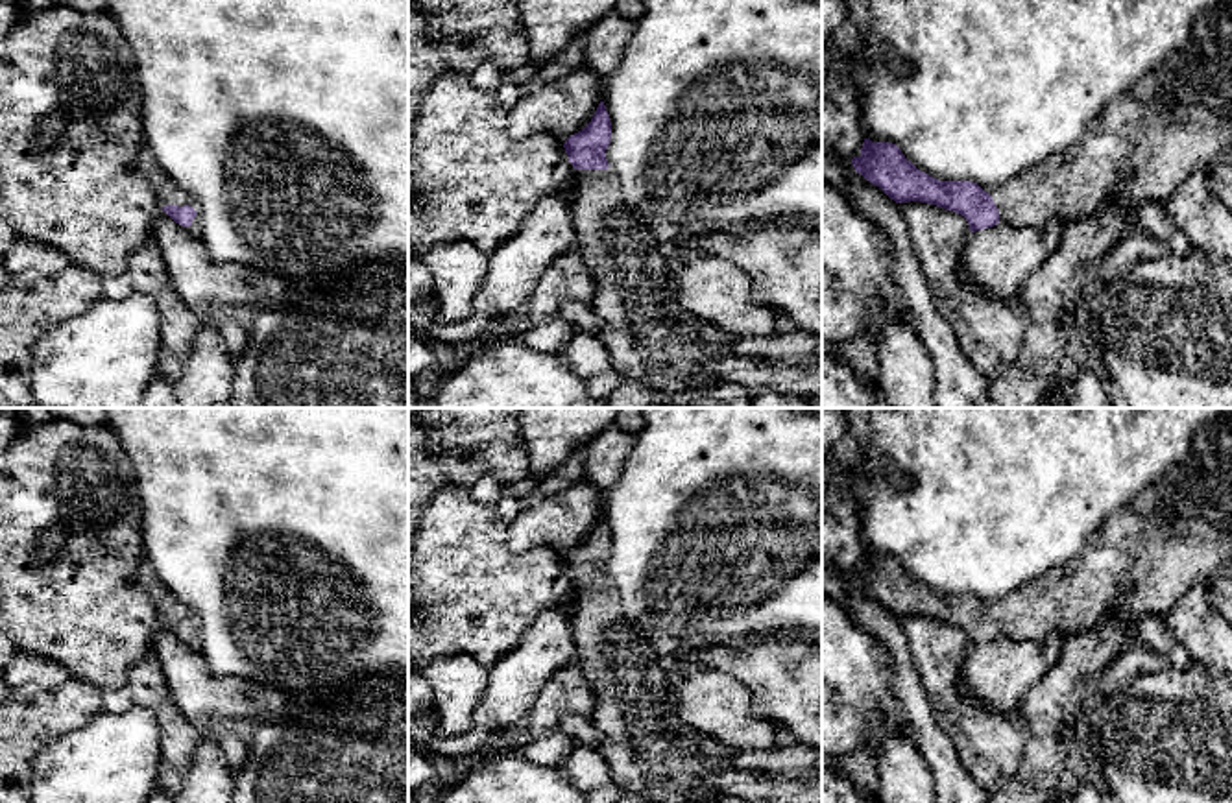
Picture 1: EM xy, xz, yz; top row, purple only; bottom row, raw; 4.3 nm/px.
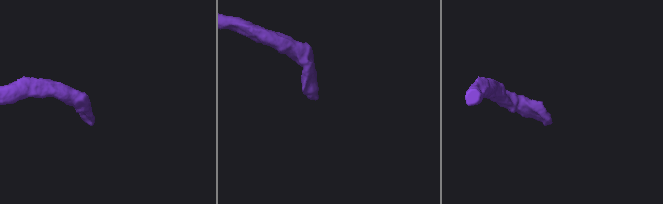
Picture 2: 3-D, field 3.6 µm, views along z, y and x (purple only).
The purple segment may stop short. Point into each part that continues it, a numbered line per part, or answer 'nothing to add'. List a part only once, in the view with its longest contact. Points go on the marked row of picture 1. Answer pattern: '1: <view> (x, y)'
1: xy (172, 194)

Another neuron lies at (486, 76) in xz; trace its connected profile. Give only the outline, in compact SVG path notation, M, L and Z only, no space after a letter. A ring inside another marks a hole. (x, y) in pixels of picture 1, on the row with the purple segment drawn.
M484 63L471 74L471 81L477 89L495 92L501 83L501 70L495 65Z

